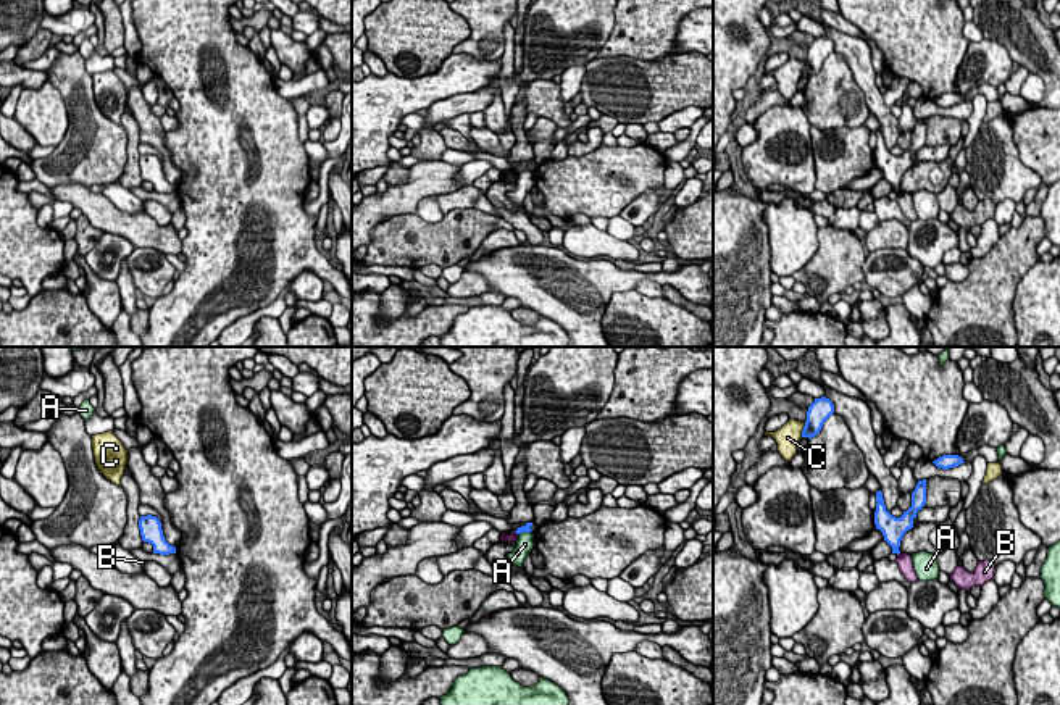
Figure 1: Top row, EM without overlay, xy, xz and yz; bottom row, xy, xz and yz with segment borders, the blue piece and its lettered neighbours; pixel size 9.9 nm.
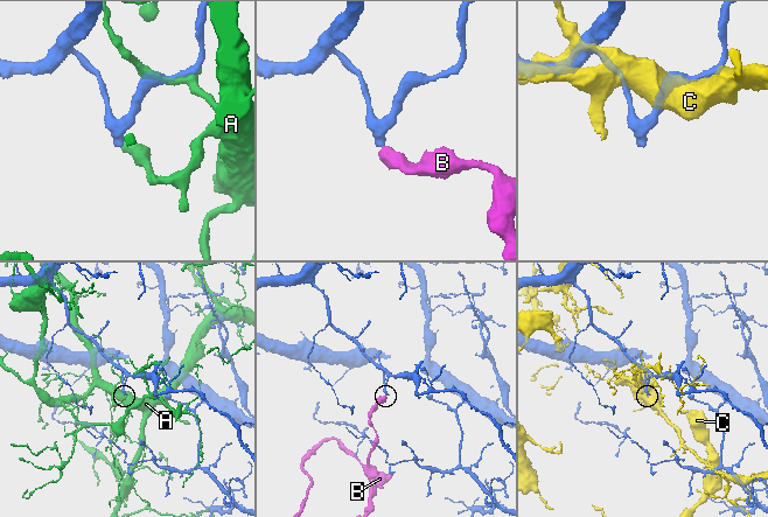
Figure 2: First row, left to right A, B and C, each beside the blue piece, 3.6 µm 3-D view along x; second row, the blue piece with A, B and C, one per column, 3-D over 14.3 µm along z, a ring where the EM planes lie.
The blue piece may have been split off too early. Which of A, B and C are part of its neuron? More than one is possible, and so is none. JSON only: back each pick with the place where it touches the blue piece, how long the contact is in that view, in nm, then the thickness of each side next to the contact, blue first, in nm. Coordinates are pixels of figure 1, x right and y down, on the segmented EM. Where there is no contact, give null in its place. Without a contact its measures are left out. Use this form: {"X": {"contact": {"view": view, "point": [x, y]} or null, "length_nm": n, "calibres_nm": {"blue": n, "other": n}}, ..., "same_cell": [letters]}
{"same_cell": []}

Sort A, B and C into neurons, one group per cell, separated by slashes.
A / B / C

